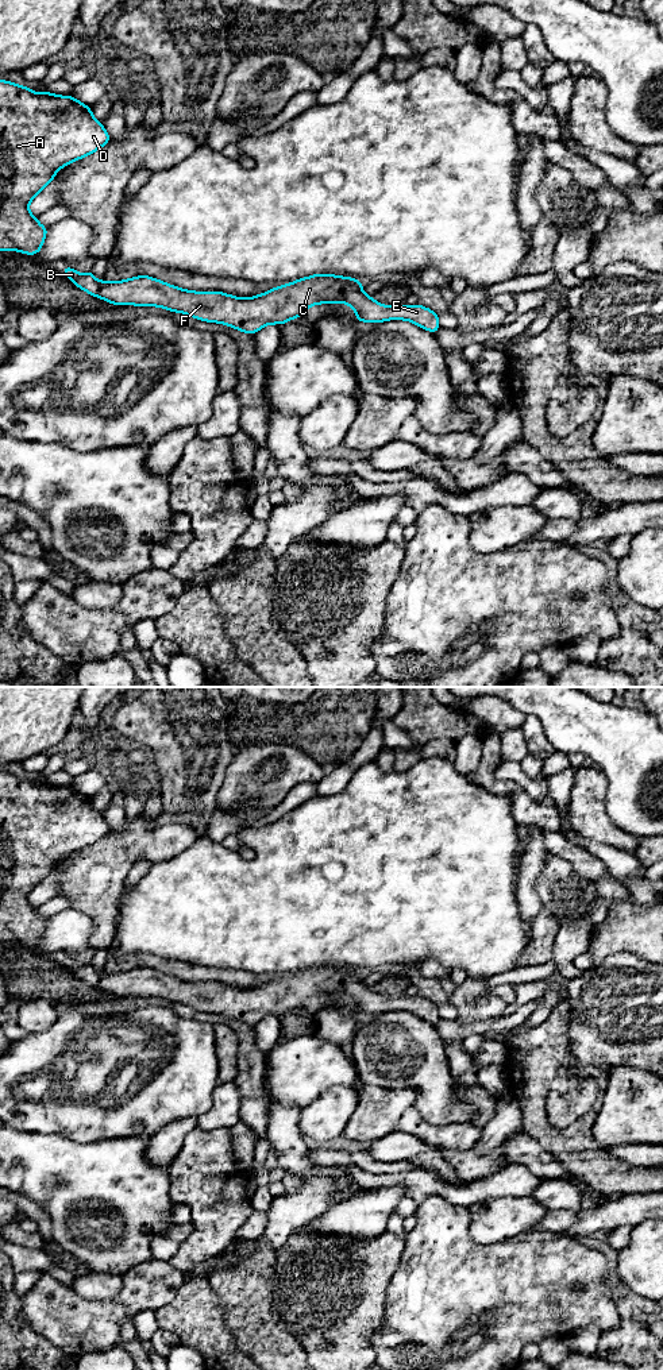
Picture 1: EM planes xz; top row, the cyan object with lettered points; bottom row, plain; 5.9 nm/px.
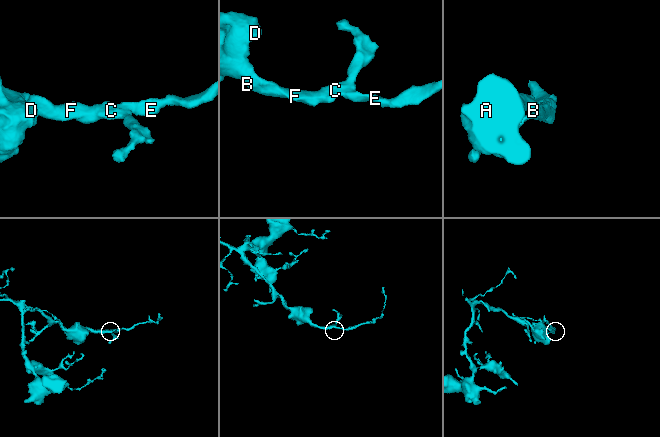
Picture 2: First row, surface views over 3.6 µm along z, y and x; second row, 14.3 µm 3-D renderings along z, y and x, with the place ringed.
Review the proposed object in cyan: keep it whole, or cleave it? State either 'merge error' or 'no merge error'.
no merge error

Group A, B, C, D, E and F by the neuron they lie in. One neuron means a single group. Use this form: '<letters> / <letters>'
A B C D E F

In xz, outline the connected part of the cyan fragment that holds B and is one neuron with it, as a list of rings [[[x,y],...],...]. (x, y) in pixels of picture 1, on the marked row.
[[[63,266],[62,274],[73,281],[76,286],[84,292],[105,300],[113,305],[138,305],[138,306],[161,306],[170,312],[180,312],[194,319],[208,323],[221,323],[248,335],[254,335],[267,324],[284,324],[316,305],[344,302],[356,313],[356,321],[382,323],[388,320],[408,320],[432,333],[440,328],[439,314],[433,310],[419,305],[409,306],[406,304],[397,306],[386,306],[377,302],[373,297],[366,296],[362,290],[361,281],[350,277],[339,277],[334,274],[315,274],[292,283],[277,286],[263,294],[251,298],[239,298],[221,292],[190,292],[176,287],[153,277],[139,275],[119,282],[97,281],[92,271],[80,274],[69,266]]]

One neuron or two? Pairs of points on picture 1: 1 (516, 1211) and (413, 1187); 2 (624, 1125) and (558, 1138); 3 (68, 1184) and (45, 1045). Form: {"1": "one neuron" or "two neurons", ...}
{"1": "two neurons", "2": "two neurons", "3": "two neurons"}

